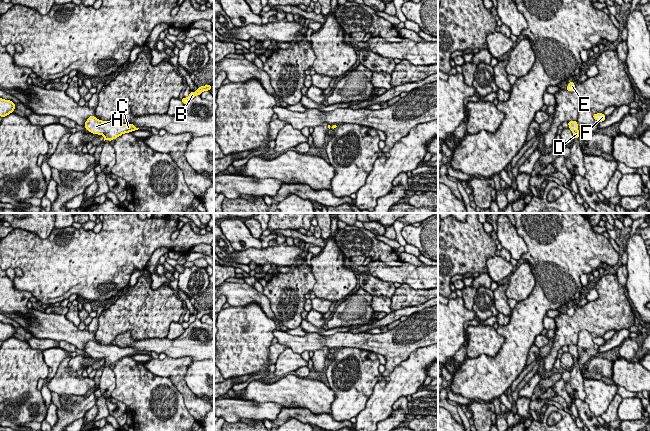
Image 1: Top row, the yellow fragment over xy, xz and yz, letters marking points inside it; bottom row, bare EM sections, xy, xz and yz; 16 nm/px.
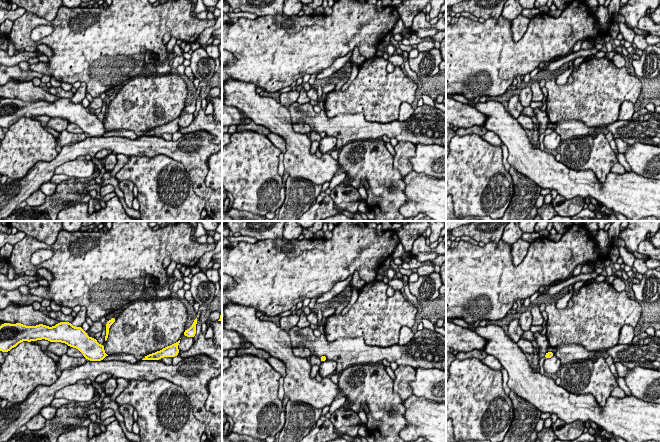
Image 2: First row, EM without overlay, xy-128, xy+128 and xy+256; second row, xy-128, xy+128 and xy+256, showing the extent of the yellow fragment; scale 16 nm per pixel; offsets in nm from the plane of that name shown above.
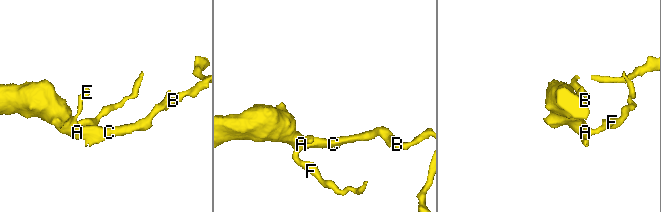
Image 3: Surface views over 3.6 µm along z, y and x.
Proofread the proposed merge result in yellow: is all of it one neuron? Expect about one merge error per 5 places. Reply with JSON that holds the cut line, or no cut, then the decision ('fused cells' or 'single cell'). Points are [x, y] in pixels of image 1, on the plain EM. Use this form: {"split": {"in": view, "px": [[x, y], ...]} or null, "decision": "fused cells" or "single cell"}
{"split": null, "decision": "single cell"}

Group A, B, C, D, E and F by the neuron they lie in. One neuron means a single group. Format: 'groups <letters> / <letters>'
groups A B C D E F

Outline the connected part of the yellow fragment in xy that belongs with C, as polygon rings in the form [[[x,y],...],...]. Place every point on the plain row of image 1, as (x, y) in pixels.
[[[94,340],[88,341],[84,351],[92,358],[103,359],[104,365],[107,363],[109,366],[124,357],[129,357],[139,353],[130,347],[120,348],[111,344],[101,345]]]

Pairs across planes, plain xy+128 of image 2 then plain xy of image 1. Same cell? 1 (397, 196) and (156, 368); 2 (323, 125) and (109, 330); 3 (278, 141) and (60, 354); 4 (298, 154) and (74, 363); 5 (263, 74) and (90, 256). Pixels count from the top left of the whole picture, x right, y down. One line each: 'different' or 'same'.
1: different
2: different
3: same
4: different
5: same

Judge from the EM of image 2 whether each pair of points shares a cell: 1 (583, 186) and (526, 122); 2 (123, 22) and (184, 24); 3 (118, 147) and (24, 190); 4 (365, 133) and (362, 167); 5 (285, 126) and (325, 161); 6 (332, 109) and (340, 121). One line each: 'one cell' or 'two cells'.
1: two cells
2: one cell
3: one cell
4: two cells
5: one cell
6: two cells

